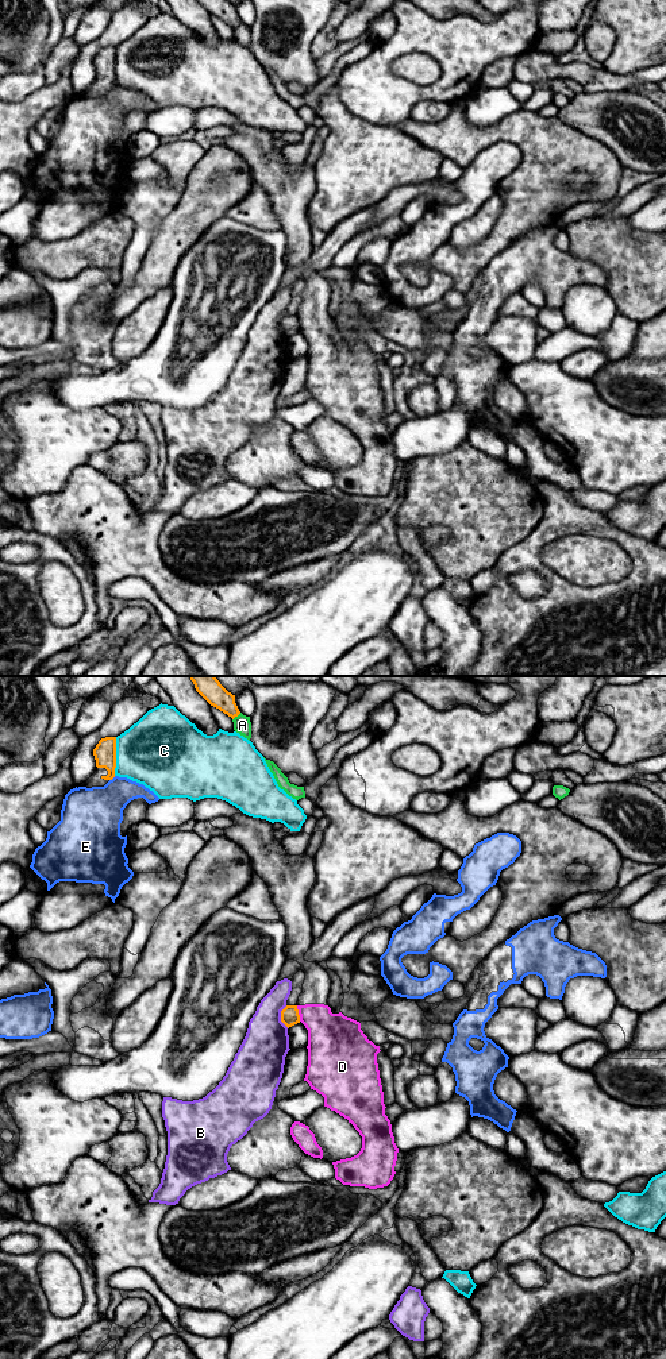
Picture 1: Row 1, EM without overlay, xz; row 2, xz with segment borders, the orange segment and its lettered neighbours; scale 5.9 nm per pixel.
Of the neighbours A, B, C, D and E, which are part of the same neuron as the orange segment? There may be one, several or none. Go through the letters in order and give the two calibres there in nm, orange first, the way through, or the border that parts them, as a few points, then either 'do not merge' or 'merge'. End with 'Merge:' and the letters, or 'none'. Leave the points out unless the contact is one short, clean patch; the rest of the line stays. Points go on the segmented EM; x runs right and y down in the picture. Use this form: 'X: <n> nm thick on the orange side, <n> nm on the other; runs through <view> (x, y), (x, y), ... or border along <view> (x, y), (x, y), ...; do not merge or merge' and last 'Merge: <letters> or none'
A: 140 nm thick on the orange side, 110 nm on the other; do not merge
B: 110 nm thick on the orange side, 280 nm on the other; do not merge
C: 130 nm thick on the orange side, 420 nm on the other; do not merge
D: 110 nm thick on the orange side, 280 nm on the other; border along xz (296, 1006), (300, 1020); do not merge
E: 130 nm thick on the orange side, 320 nm on the other; do not merge
Merge: none

